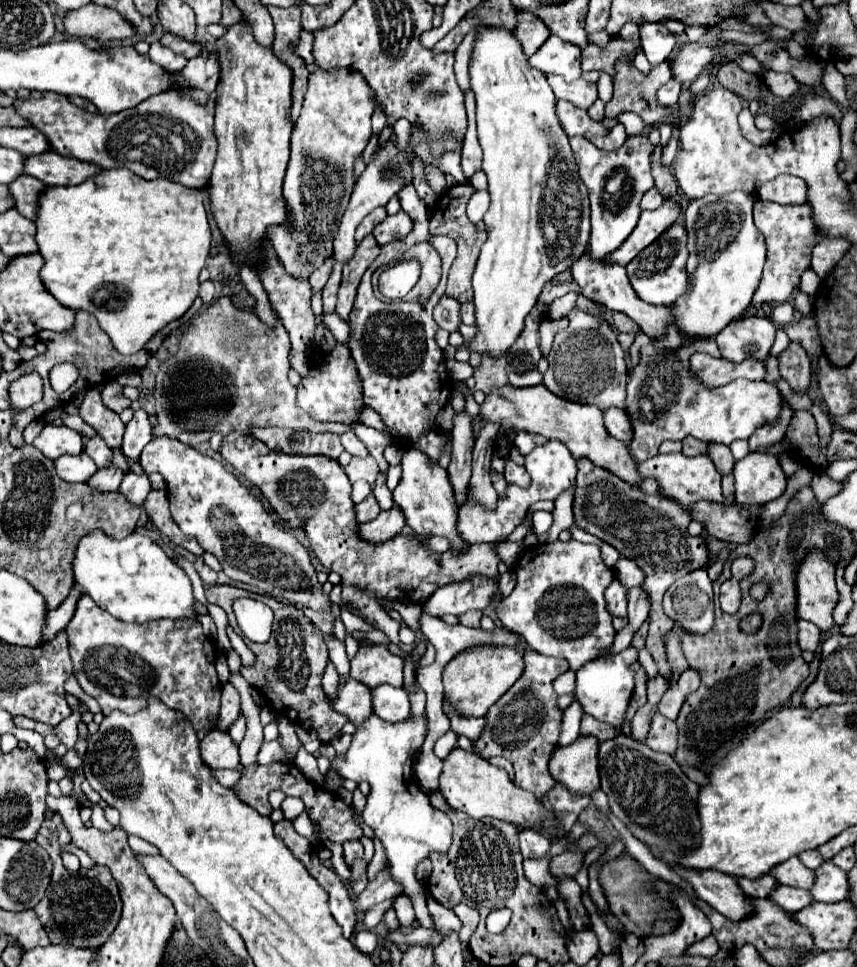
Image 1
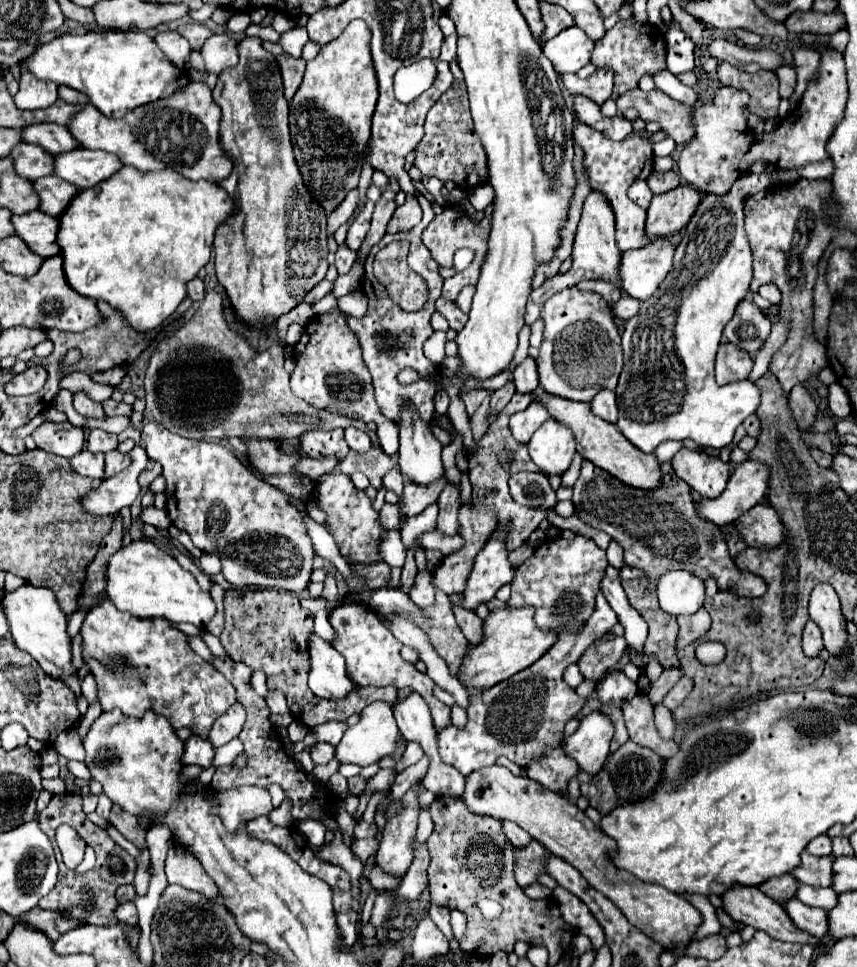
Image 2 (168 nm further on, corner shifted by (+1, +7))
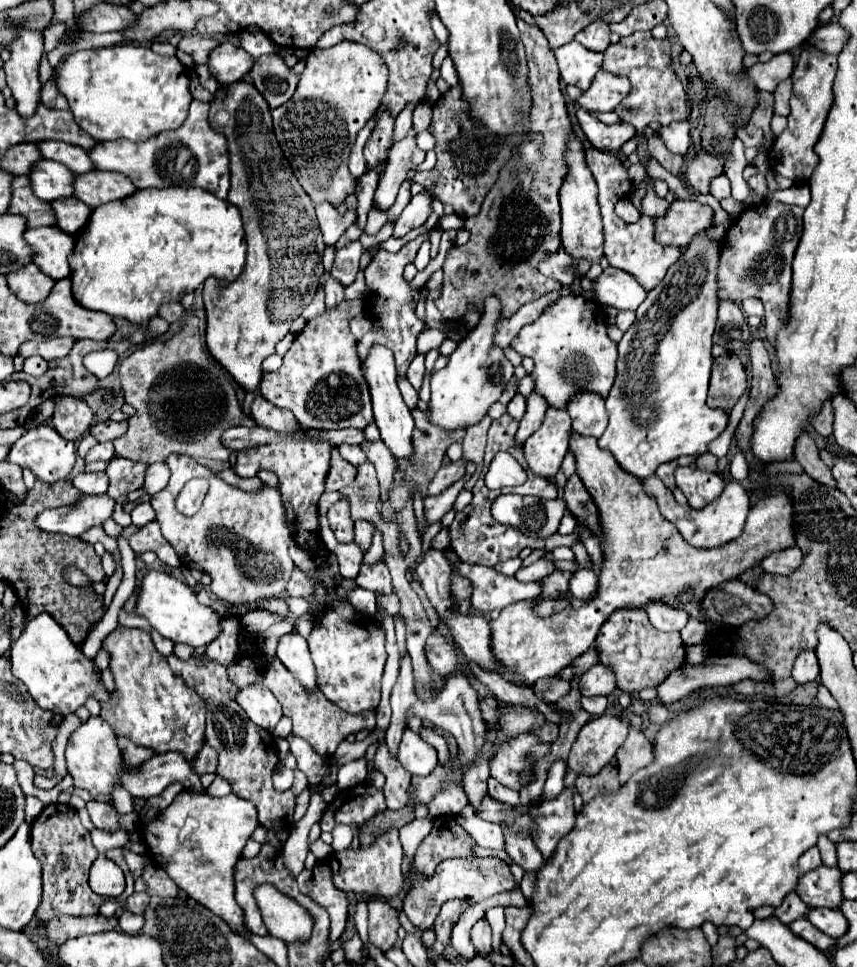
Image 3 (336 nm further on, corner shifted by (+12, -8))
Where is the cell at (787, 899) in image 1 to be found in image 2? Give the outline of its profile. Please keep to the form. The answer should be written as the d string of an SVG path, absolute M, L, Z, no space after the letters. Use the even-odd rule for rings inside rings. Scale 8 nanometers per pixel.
M800 884L796 890L796 898L808 906L818 906L818 908L832 908L838 900L838 894L832 888L810 888L806 884Z

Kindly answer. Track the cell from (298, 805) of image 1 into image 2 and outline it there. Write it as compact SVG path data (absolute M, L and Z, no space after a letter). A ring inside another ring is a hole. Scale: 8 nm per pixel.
M284 798L284 802L282 802L278 808L274 808L274 810L268 814L268 818L270 818L272 824L276 824L276 826L290 826L290 824L294 822L294 818L292 818L292 802L290 802L288 798Z

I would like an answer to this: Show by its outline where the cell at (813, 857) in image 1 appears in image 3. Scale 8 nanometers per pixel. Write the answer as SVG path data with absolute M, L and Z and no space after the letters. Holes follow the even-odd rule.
M817 847L807 849L807 851L799 857L799 869L801 869L801 873L807 873L807 871L819 867L819 865L821 865L821 855L819 855L819 849L817 849Z

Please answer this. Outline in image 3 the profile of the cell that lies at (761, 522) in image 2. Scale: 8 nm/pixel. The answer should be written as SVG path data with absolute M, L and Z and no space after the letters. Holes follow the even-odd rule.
M789 547L785 551L779 553L771 553L769 557L765 557L761 561L761 567L767 573L775 573L775 575L791 575L799 563L801 563L801 555L803 551L799 551L799 547Z

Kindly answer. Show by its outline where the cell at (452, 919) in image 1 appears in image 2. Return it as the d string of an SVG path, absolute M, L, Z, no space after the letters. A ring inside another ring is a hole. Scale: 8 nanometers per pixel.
M452 910L452 920L450 920L450 924L452 924L452 930L456 932L456 938L460 940L464 934L466 934L466 916L460 912L460 910Z

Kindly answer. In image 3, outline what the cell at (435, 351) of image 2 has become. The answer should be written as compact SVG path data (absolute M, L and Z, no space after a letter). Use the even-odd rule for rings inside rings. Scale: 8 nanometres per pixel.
M417 355L417 357L413 359L413 363L409 365L409 369L407 369L407 379L409 379L409 383L411 383L417 391L421 389L421 383L423 383L423 373L425 373L423 361L425 361L425 355Z

